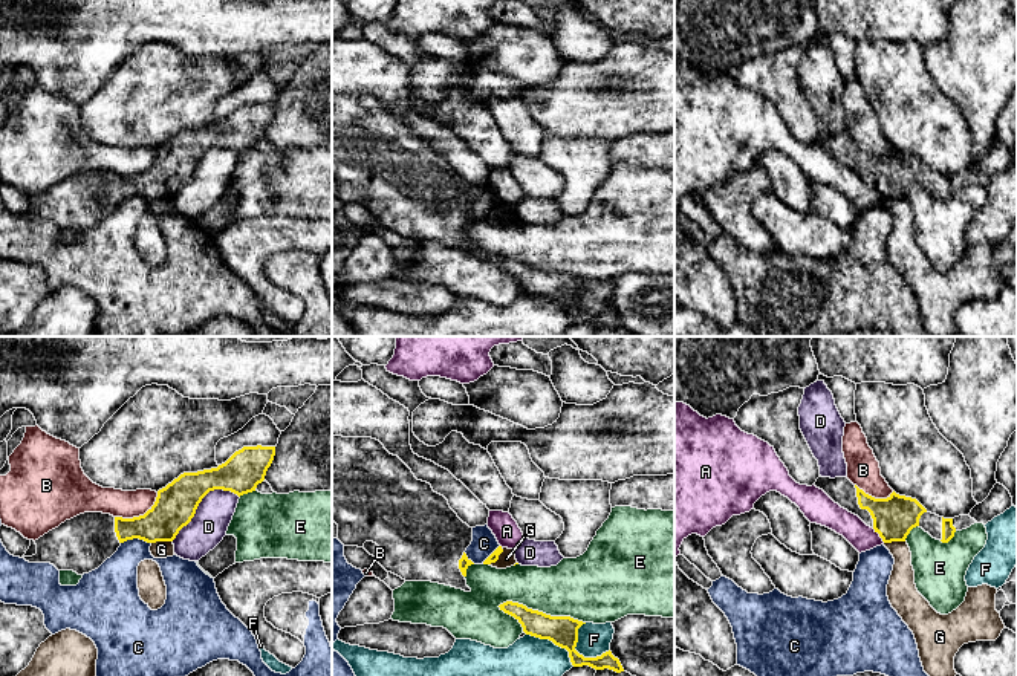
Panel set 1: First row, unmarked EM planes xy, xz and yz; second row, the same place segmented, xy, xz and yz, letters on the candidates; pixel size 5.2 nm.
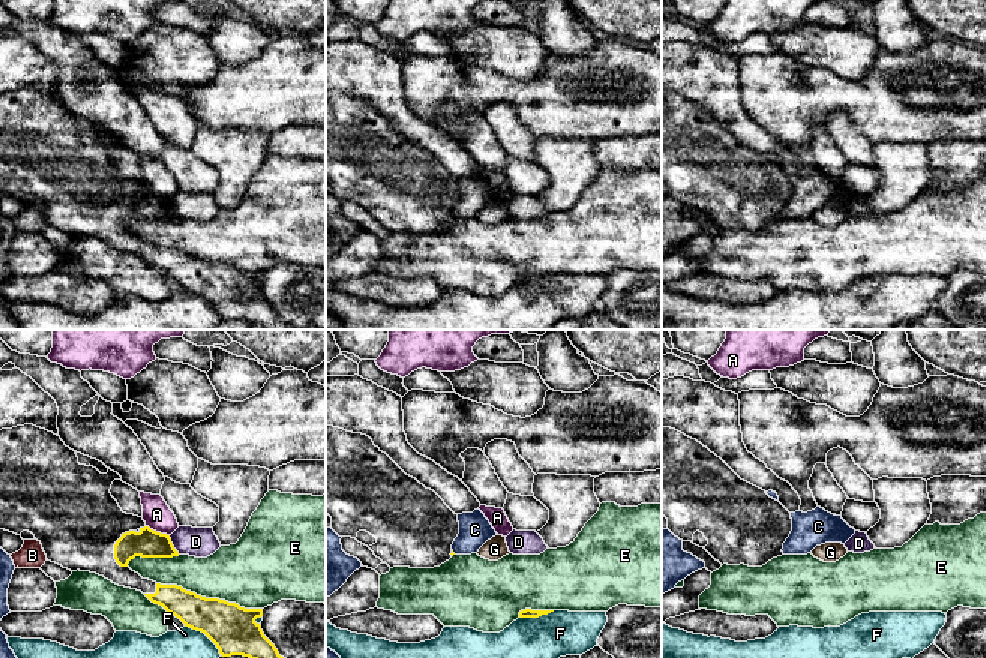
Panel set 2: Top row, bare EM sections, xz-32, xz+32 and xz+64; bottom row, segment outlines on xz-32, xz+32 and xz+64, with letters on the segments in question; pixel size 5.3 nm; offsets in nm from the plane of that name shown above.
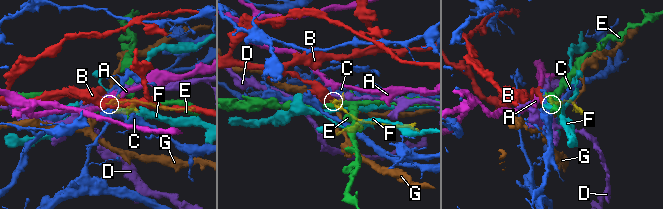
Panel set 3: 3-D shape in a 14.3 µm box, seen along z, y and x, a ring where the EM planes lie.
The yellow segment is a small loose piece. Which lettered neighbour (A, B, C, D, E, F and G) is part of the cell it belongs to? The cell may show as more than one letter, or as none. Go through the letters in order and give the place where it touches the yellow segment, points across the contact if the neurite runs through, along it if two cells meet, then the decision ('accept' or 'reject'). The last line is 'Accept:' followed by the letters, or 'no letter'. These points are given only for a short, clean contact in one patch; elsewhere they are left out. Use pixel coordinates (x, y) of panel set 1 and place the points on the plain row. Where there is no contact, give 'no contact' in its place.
A: yz (880, 193) | along yz (872, 185), (884, 199) | reject
B: xy (139, 173) | reject
C: xy (135, 194) | along xy (150, 199), (127, 196), (121, 201) | reject
D: xy (201, 158) | reject
E: xz (542, 269) | reject
F: xz (581, 312) | along xz (577, 286), (575, 306), (580, 311), (600, 314), (609, 308) | reject
G: xy (161, 198) | along xy (172, 198), (156, 198), (152, 201) | reject
Accept: no letter

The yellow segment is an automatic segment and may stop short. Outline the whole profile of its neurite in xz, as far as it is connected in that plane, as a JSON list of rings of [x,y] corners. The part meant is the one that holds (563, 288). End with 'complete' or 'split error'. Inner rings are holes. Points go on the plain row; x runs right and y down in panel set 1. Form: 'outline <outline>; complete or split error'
outline [[[506,258],[499,265],[505,271],[514,274],[521,281],[526,292],[549,297],[555,303],[566,306],[573,324],[589,323],[595,327],[609,326],[616,330],[624,329],[619,317],[615,315],[610,307],[596,315],[584,315],[575,307],[578,300],[578,286],[586,280],[570,274],[551,274],[512,258]]]; complete

